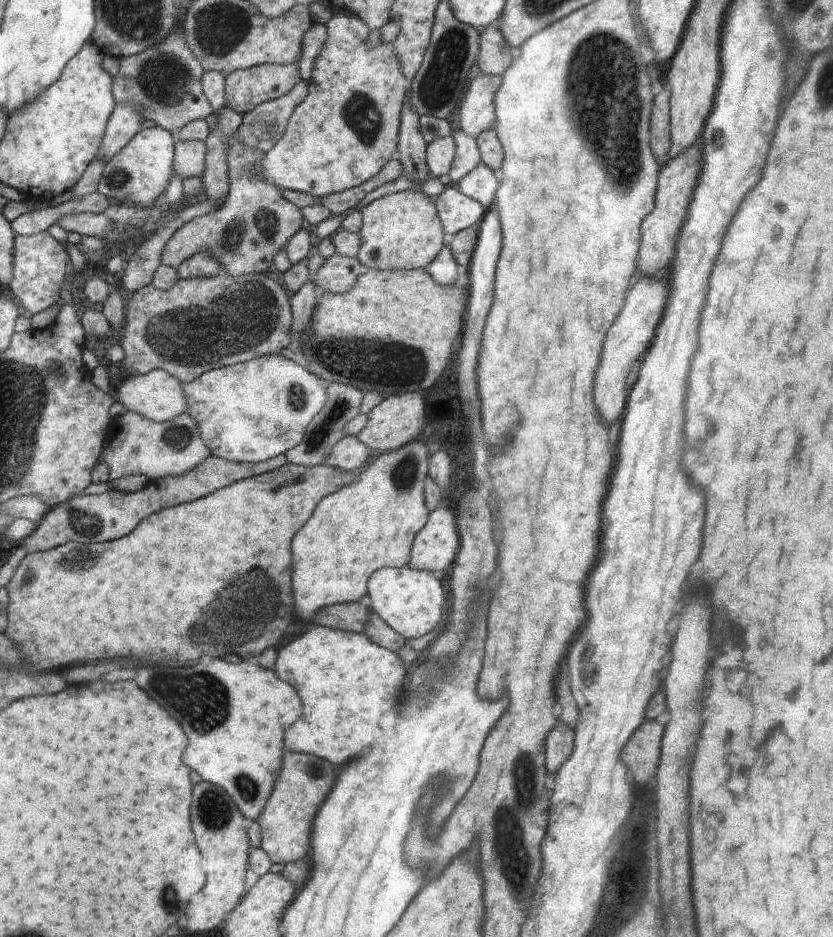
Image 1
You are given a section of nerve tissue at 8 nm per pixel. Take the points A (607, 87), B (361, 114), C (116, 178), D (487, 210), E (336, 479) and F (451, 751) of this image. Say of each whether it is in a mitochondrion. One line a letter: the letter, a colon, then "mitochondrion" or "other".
A: mitochondrion
B: mitochondrion
C: mitochondrion
D: other
E: other
F: other

